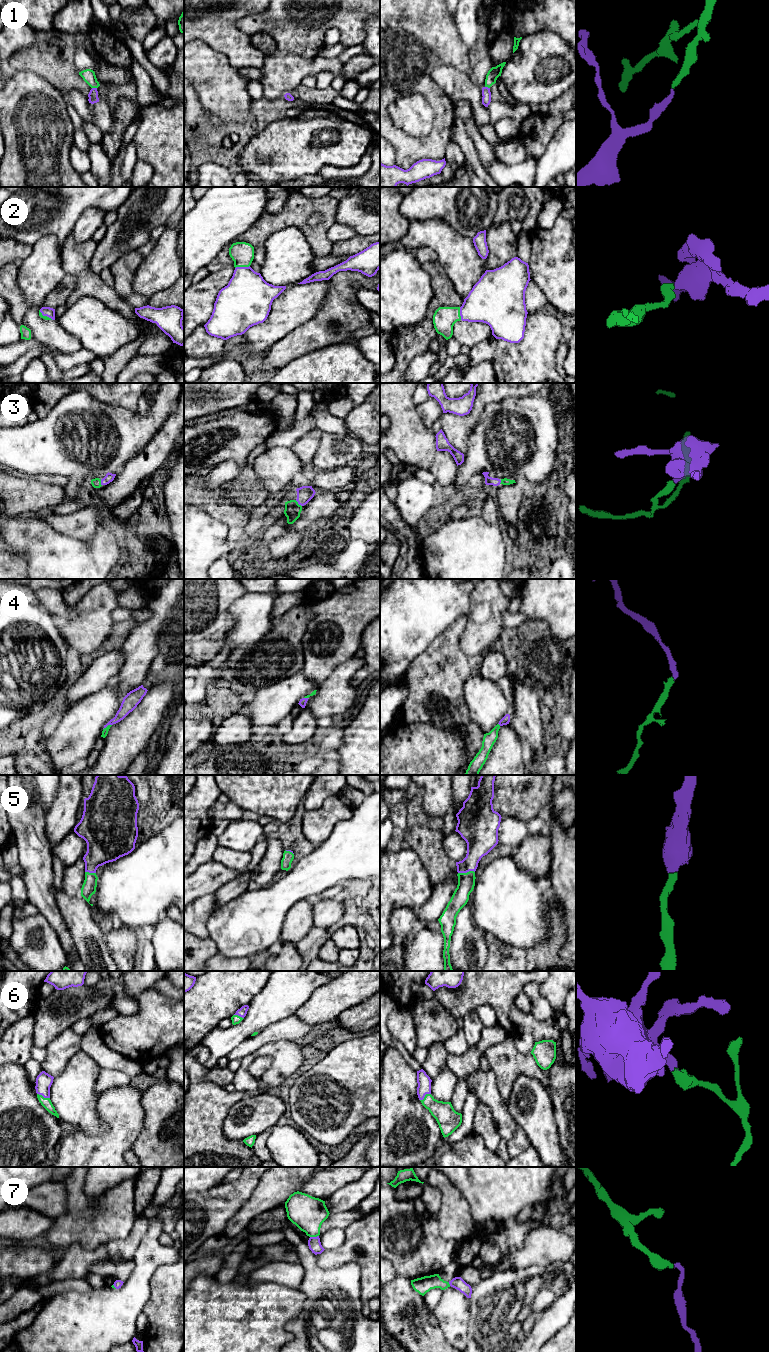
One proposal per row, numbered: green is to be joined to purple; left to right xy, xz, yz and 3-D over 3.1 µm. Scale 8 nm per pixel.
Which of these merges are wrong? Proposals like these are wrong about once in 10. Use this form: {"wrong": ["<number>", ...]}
{"wrong": []}

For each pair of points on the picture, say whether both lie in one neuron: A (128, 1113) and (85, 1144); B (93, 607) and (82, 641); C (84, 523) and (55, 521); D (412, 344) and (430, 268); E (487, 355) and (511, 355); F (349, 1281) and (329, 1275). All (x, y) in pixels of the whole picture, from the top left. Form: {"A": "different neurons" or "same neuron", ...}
{"A": "same neuron", "B": "same neuron", "C": "same neuron", "D": "same neuron", "E": "different neurons", "F": "same neuron"}

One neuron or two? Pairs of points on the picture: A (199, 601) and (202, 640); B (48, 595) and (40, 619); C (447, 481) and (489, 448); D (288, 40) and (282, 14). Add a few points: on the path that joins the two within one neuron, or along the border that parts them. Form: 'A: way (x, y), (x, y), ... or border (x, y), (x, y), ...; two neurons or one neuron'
A: way (199, 611), (199, 624), (203, 630); one neuron
B: border (40, 604), (55, 618); two neurons
C: border (457, 466), (457, 475), (453, 488); two neurons
D: way (288, 34), (287, 20); one neuron

